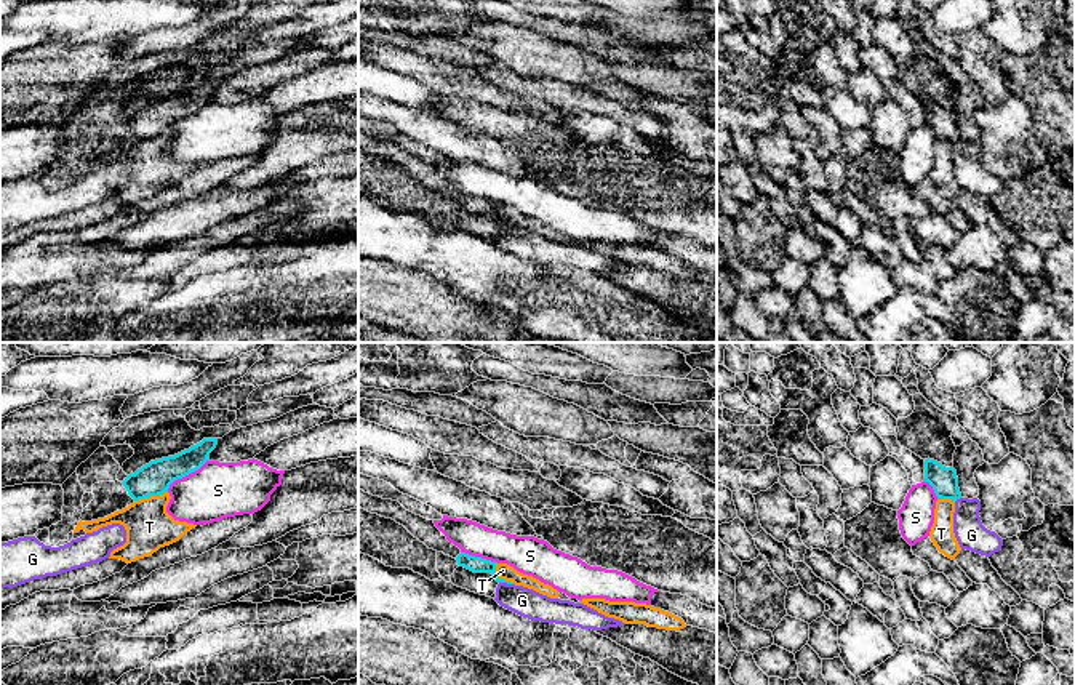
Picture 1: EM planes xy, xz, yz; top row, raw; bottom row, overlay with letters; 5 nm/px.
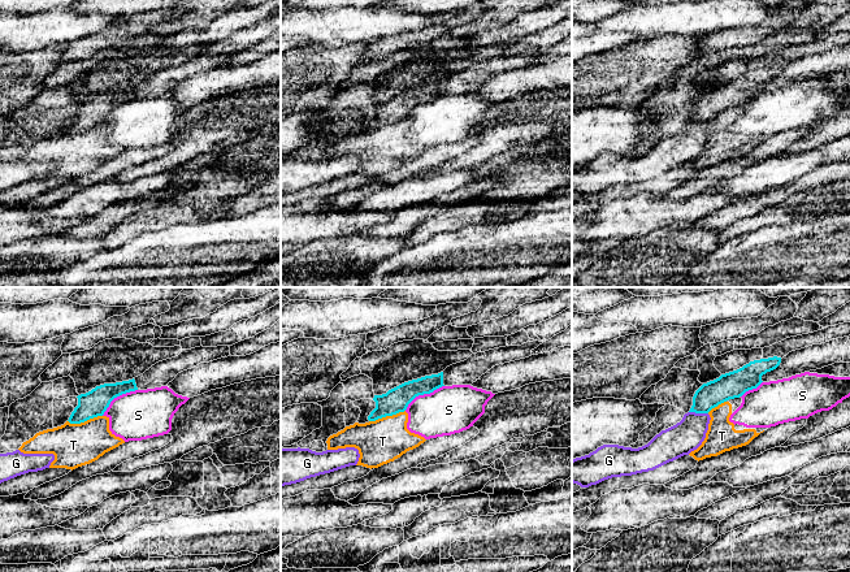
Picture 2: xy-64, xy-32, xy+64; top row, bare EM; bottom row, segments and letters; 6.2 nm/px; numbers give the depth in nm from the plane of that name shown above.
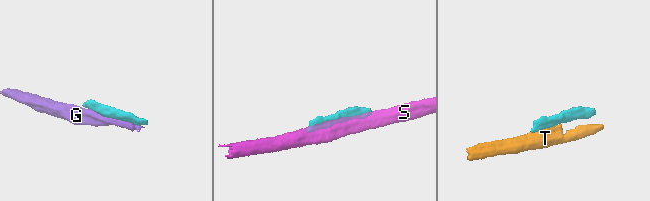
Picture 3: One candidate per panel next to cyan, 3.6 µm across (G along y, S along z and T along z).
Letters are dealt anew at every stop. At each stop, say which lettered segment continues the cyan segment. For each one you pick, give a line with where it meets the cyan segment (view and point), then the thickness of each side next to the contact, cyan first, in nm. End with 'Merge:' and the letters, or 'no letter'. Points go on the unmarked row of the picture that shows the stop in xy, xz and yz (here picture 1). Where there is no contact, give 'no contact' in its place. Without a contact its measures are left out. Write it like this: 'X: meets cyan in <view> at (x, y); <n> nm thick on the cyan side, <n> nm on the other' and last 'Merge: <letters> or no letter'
Merge: no letter

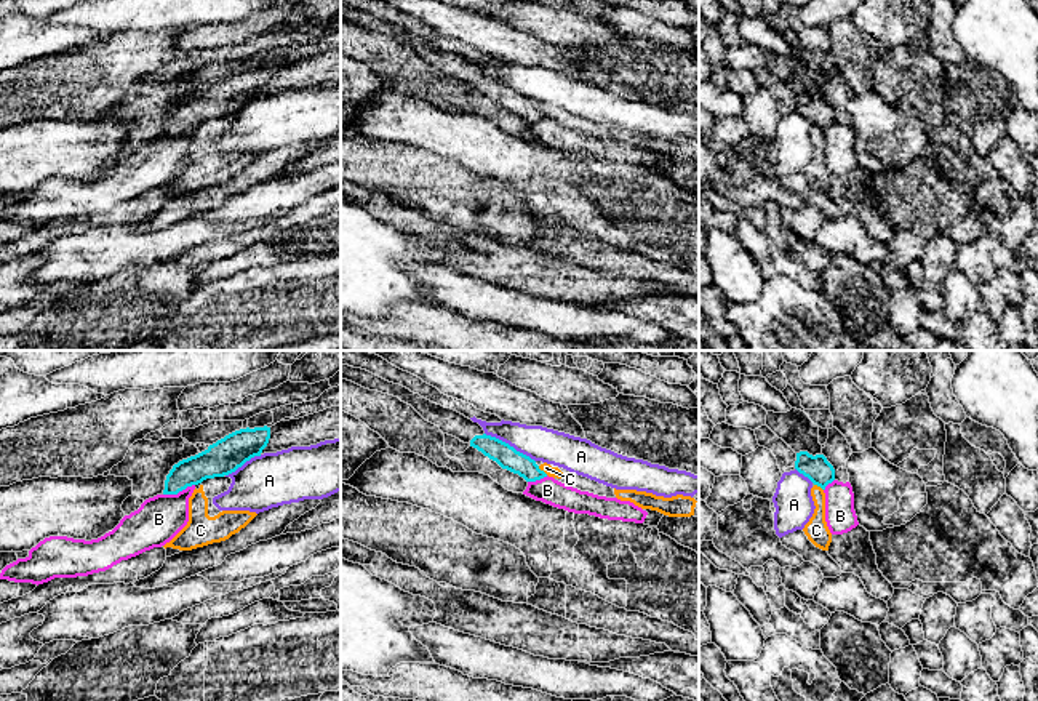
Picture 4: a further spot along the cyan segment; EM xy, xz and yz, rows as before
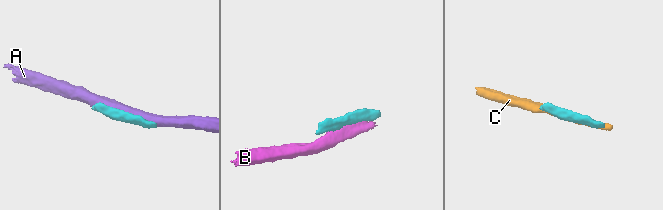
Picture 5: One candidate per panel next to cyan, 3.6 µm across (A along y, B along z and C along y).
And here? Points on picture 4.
Merge: no letter

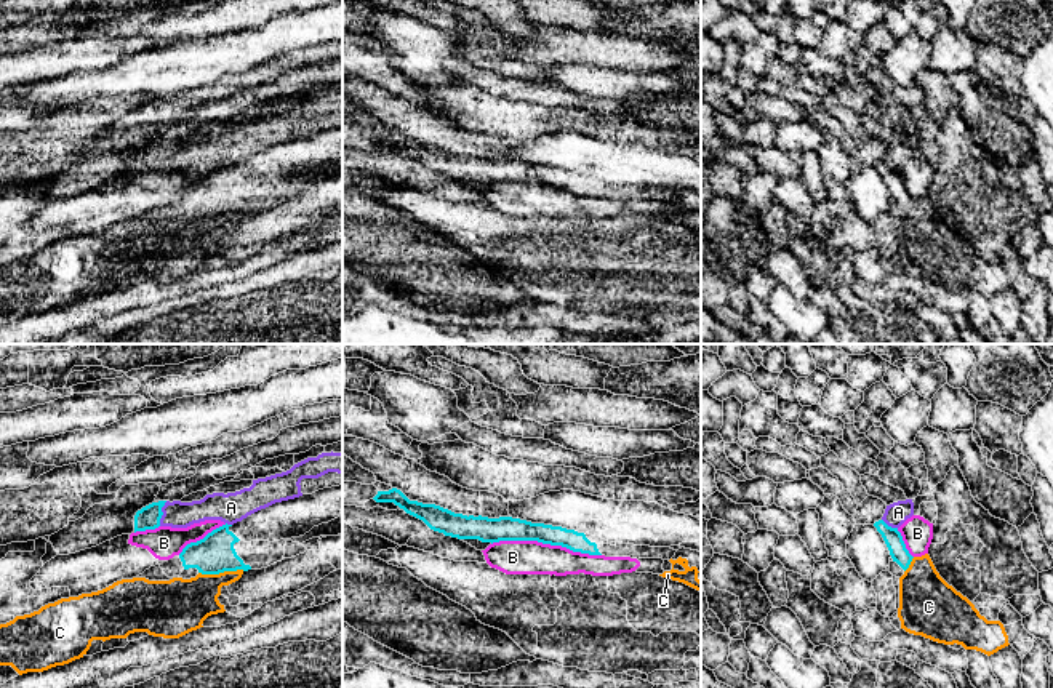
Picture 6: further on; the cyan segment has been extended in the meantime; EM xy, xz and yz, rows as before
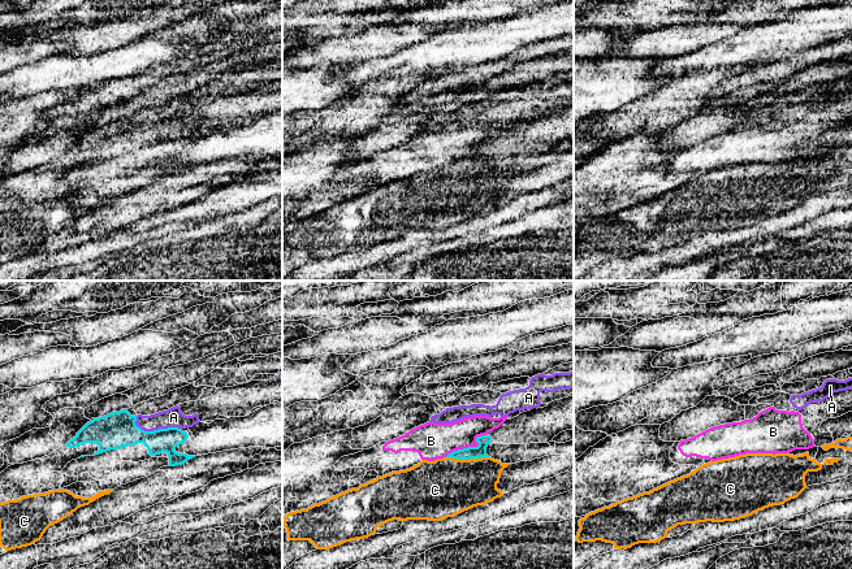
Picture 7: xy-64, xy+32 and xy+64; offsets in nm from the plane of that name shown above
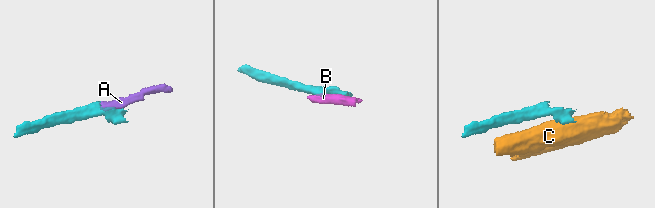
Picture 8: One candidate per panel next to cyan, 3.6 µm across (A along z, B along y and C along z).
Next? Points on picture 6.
A: meets cyan in xy at (162, 156); 110 nm thick on the cyan side, 140 nm on the other
Merge: A

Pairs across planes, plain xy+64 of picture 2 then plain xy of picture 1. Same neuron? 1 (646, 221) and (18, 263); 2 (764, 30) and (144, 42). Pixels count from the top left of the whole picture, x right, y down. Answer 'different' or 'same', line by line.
1: same
2: same

